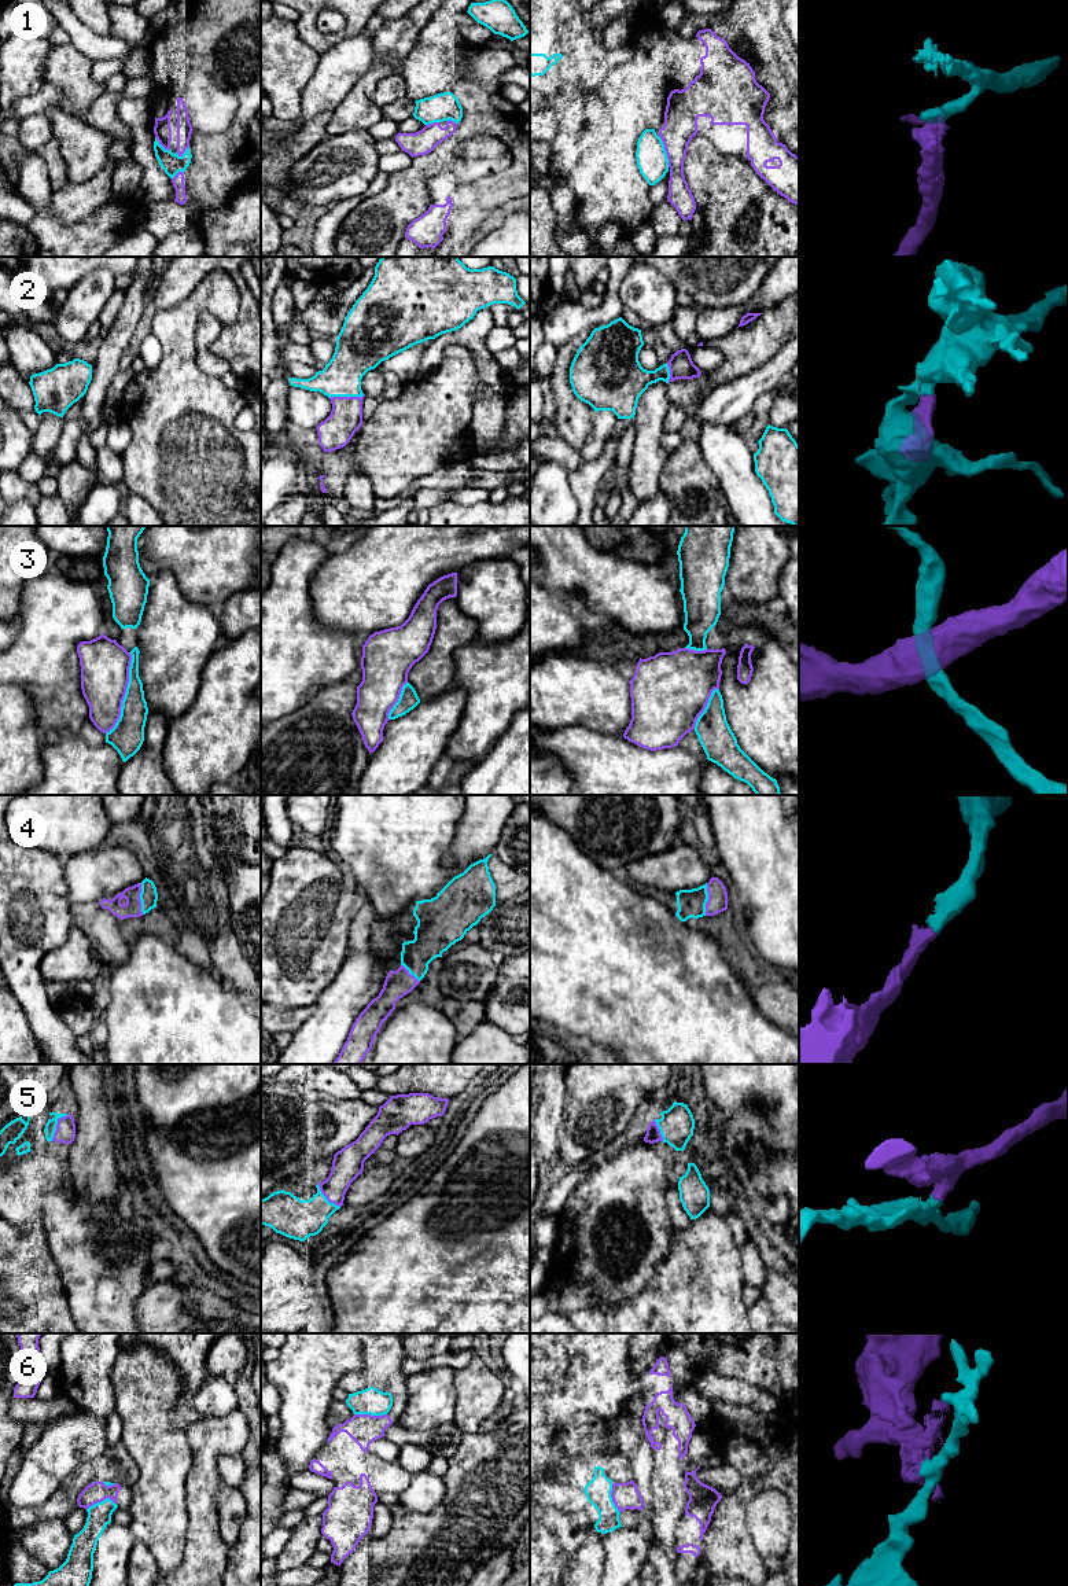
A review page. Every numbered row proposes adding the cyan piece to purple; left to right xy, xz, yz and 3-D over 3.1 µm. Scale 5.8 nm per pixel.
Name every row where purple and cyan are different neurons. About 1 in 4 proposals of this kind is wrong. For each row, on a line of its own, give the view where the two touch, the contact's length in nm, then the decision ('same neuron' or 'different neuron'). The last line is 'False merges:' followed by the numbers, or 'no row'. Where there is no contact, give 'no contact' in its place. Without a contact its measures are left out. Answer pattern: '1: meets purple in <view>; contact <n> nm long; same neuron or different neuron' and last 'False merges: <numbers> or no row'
1: meets purple in yz; contact 190 nm long; different neuron
2: meets purple in xz; contact 200 nm long; same neuron
3: meets purple in xy; contact 500 nm long; different neuron
4: meets purple in yz; contact 190 nm long; same neuron
5: meets purple in xy; contact 190 nm long; same neuron
6: meets purple in xz; contact 190 nm long; different neuron
False merges: 1, 3, 6

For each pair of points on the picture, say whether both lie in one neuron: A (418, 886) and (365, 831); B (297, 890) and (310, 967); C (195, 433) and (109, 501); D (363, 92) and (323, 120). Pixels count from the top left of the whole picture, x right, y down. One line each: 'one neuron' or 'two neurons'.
A: one neuron
B: one neuron
C: two neurons
D: two neurons

